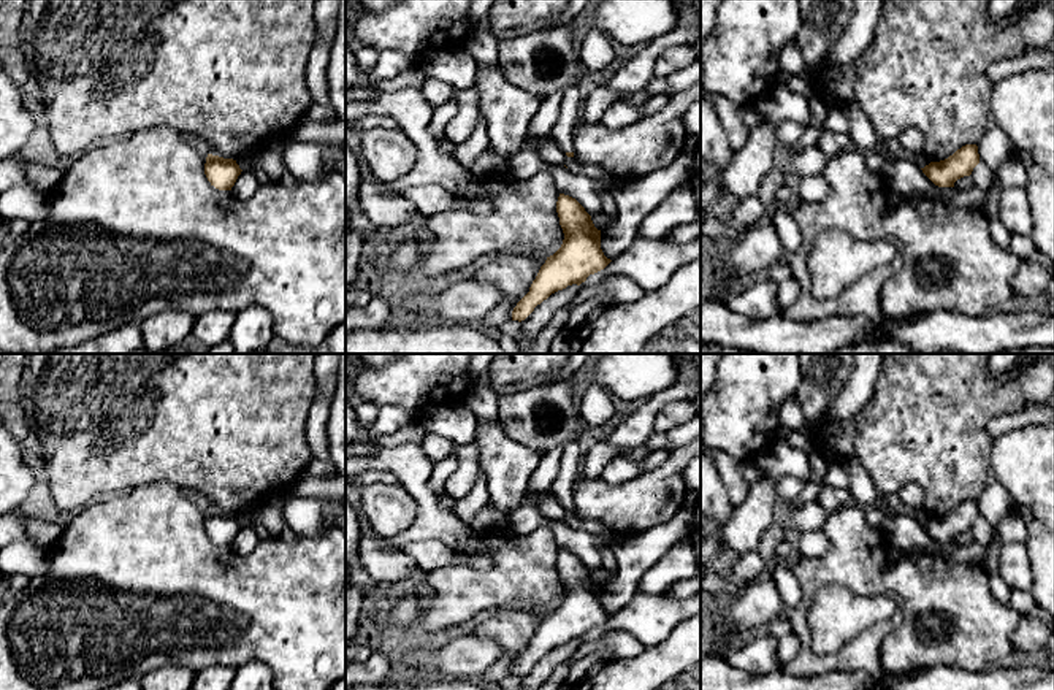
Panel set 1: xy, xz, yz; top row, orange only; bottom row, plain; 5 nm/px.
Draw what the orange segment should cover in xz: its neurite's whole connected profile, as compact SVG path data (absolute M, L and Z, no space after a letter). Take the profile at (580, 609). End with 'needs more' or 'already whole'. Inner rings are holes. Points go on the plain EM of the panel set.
M559 549L556 568L564 588L563 600L547 612L529 647L514 663L512 676L525 676L552 649L572 639L580 641L612 617L601 604L601 585L575 554Z | already whole

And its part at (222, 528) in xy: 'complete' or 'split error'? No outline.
complete

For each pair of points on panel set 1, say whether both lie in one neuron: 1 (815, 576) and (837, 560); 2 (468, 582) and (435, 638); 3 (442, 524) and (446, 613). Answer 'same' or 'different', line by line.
1: same
2: different
3: different

